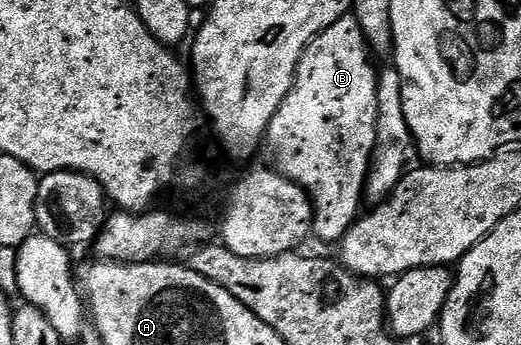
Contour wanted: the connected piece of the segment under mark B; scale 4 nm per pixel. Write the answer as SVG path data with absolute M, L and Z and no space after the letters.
M346 16L335 20L303 52L291 92L279 104L279 112L269 125L267 146L273 149L272 161L286 178L301 186L313 204L313 229L321 242L340 243L341 237L353 227L362 213L365 180L373 162L373 149L377 139L377 76L374 59L366 43L363 28L357 19Z

